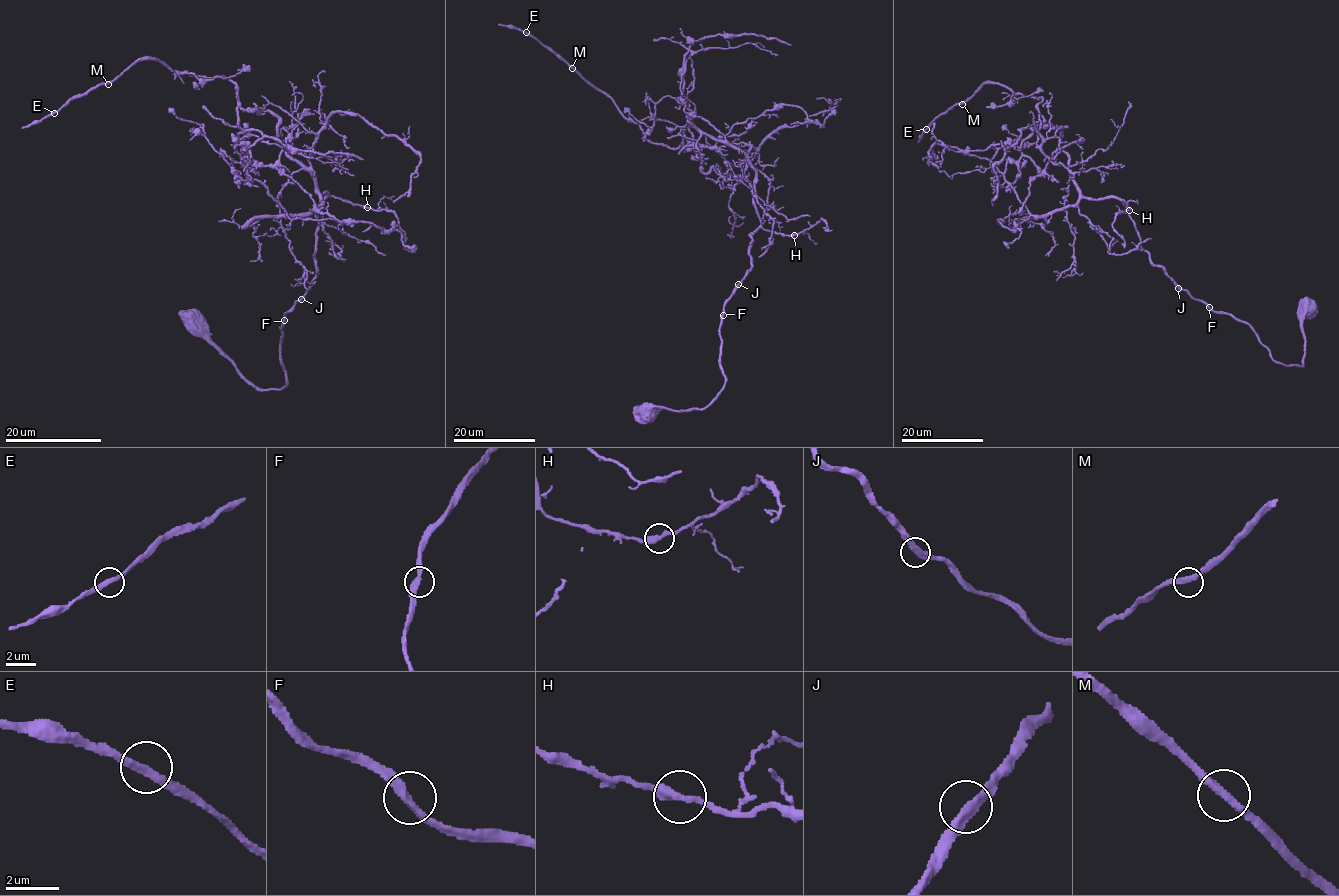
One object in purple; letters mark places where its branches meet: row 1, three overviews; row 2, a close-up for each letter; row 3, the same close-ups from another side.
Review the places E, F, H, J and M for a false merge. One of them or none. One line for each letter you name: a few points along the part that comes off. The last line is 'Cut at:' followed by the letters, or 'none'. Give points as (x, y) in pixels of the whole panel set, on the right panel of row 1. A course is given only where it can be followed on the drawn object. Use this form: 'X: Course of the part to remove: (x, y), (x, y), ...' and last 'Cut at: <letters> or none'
Cut at: none

